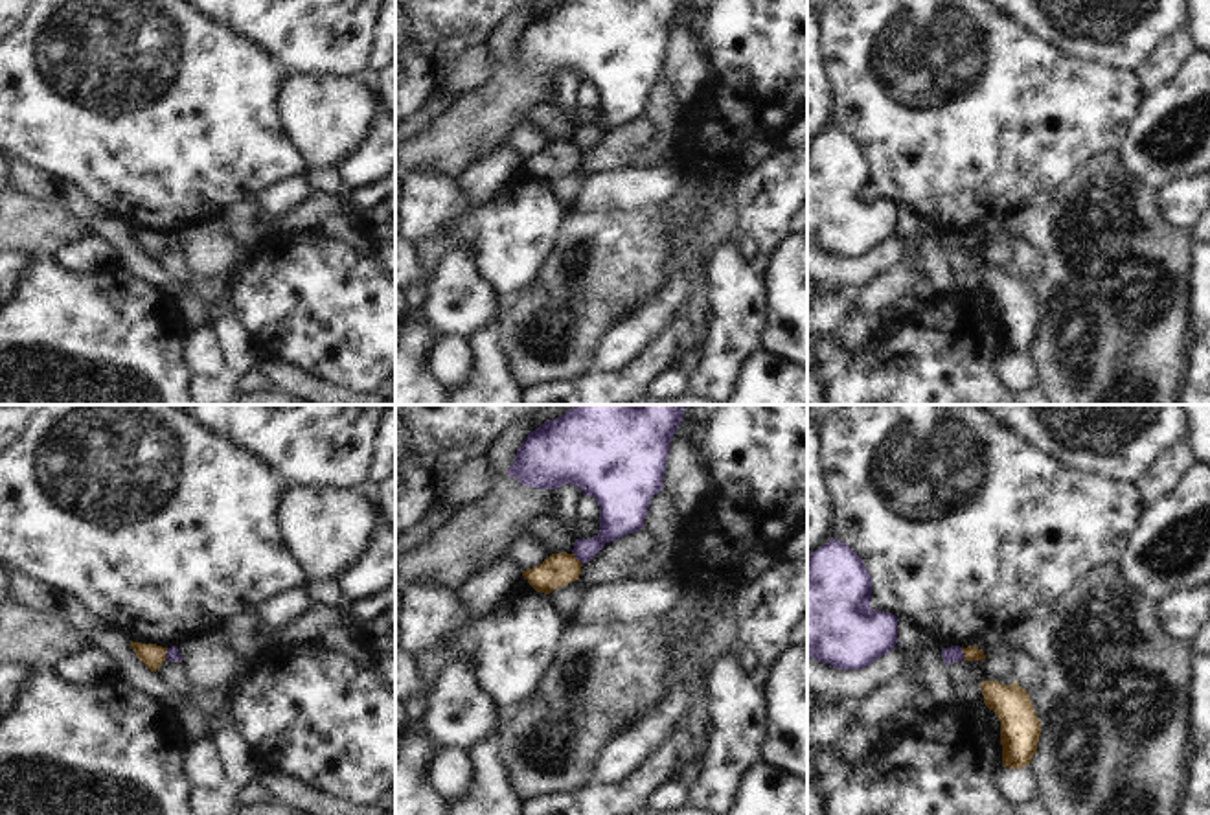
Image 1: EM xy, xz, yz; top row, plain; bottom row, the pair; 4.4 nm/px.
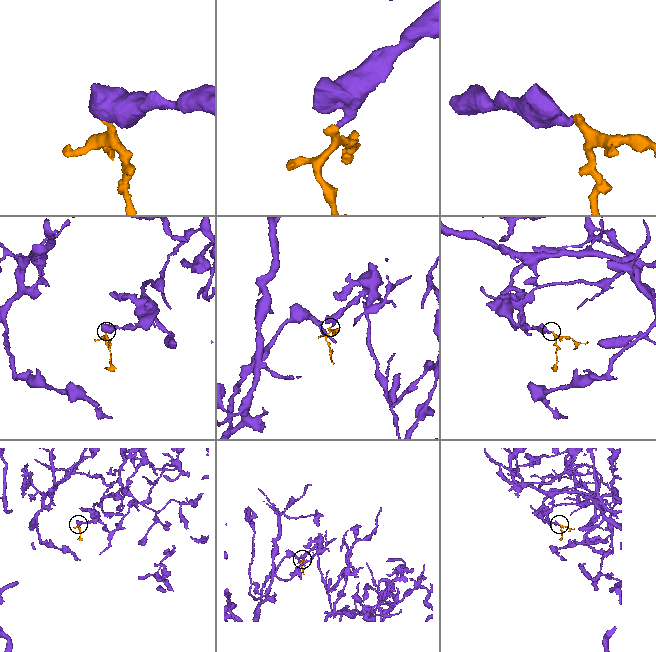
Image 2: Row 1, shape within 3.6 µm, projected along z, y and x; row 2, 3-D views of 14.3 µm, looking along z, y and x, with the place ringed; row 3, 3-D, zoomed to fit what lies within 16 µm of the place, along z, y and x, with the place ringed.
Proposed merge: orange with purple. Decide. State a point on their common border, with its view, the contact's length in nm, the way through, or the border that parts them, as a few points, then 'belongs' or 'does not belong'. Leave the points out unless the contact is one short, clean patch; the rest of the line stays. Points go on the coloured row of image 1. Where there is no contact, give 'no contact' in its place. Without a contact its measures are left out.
xz (578, 560) | 80 nm | along xz (572, 552), (582, 565) | does not belong

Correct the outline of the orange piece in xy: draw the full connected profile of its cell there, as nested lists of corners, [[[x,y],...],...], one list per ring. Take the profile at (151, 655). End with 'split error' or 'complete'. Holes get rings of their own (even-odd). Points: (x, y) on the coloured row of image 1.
[[[132,642],[131,648],[151,672],[156,672],[162,662],[166,662],[166,651],[167,648],[156,646],[156,644],[142,644],[142,642]]]; complete

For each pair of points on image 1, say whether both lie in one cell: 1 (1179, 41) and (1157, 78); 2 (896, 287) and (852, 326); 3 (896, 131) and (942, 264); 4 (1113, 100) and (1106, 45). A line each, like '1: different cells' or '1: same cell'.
1: same cell
2: same cell
3: different cells
4: different cells

